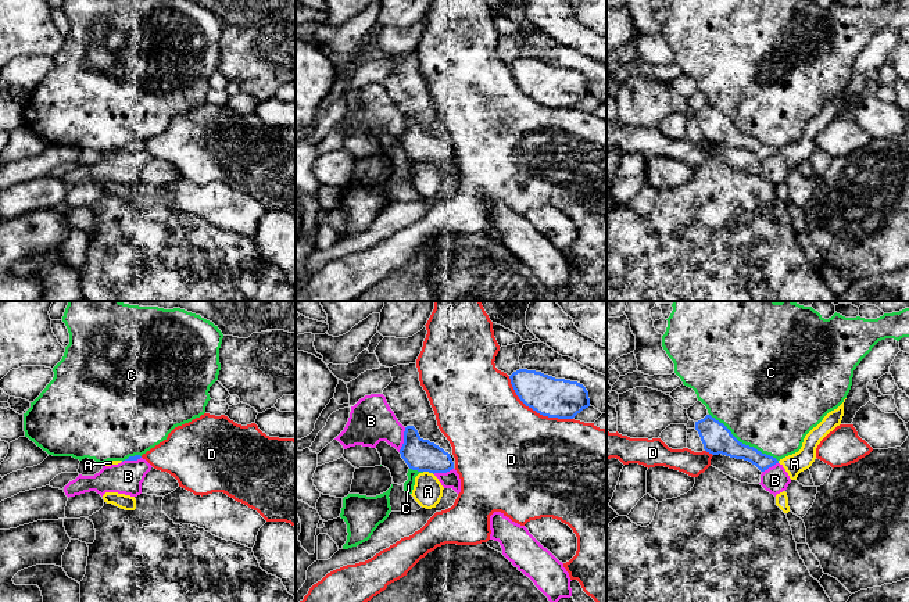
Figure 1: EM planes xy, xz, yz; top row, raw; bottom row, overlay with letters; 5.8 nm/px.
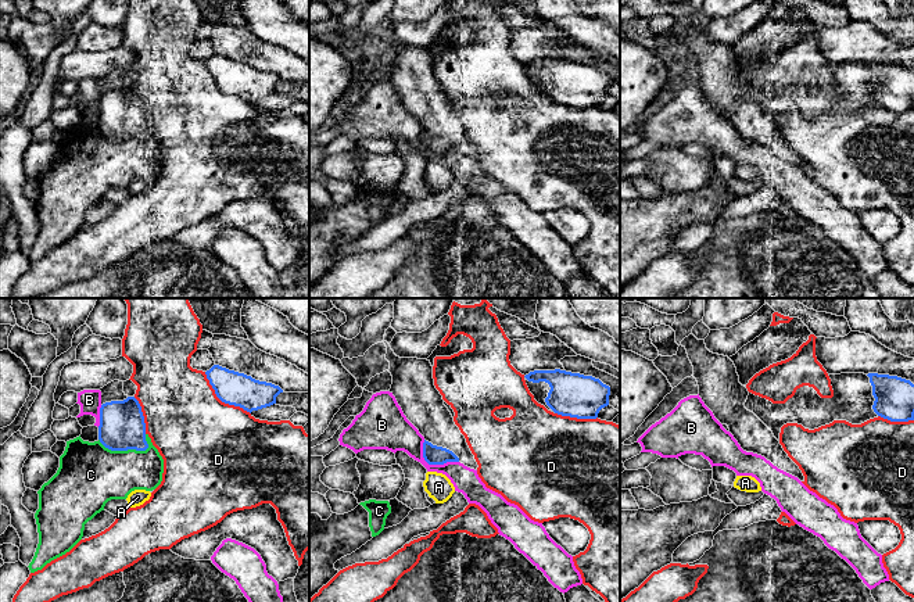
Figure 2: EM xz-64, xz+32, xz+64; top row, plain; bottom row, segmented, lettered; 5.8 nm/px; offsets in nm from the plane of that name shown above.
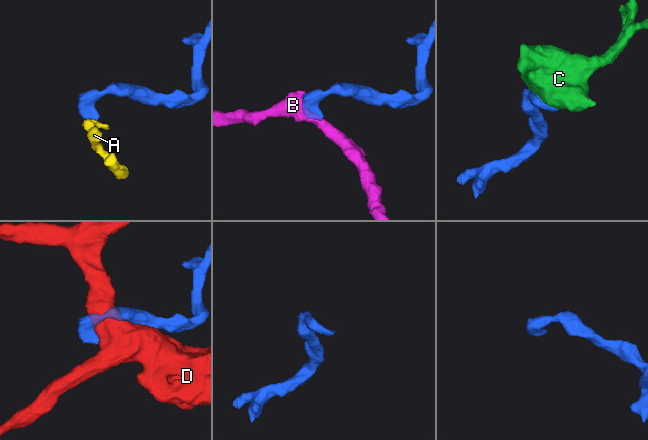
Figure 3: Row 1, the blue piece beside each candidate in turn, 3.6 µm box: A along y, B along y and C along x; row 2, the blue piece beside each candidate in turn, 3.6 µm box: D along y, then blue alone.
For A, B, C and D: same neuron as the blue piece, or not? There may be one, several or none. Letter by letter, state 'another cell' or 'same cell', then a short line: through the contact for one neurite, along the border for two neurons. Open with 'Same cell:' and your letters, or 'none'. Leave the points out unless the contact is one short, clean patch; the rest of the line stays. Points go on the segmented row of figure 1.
Same cell: none
A: another cell
B: another cell
C: another cell
D: another cell

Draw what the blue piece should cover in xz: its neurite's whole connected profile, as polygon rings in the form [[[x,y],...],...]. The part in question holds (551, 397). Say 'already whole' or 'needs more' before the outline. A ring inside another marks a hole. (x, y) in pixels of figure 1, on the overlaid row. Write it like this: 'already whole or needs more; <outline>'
already whole; [[[527,369],[513,372],[509,379],[519,399],[543,416],[573,419],[590,406],[588,391],[577,381]]]

